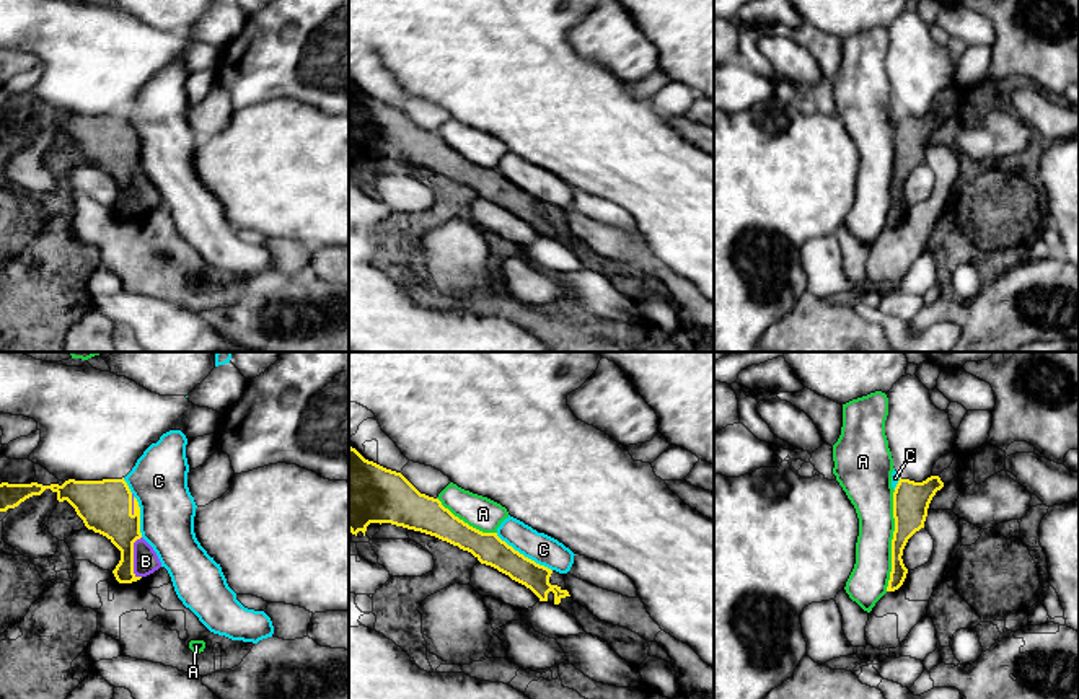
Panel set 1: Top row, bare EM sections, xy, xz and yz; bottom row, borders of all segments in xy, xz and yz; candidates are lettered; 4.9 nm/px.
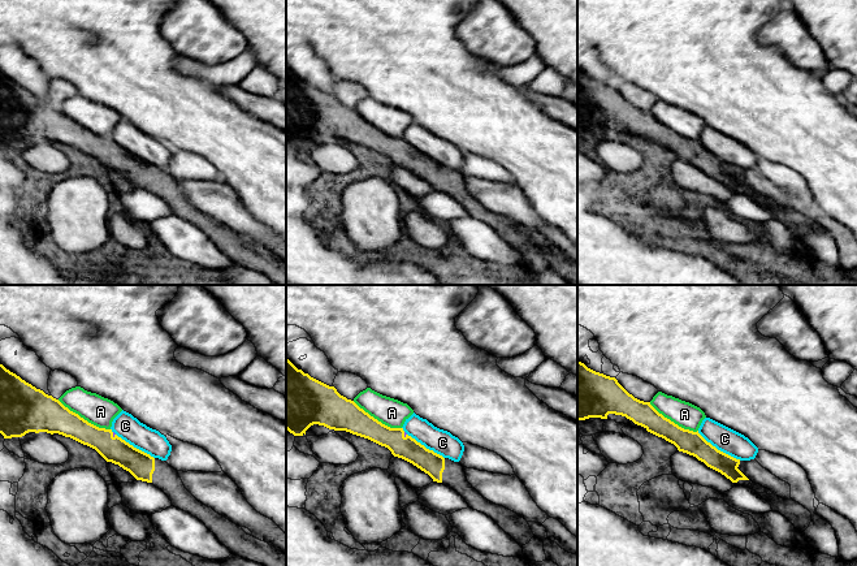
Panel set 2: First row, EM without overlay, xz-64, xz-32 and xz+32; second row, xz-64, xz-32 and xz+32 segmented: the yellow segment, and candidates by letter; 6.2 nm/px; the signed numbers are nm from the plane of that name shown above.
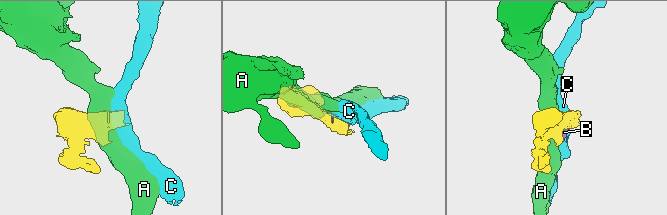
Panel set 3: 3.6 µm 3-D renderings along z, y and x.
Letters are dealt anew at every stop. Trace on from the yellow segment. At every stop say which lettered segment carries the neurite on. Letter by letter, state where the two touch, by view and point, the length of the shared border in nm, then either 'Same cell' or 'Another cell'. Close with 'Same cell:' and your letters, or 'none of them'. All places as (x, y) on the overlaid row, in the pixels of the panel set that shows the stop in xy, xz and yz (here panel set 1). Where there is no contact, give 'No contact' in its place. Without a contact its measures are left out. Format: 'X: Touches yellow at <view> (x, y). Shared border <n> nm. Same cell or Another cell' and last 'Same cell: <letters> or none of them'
A: Touches yellow at yz (892, 541). Shared border 500 nm. Another cell
B: Touches yellow at xy (132, 558). Shared border 200 nm. Same cell
C: Touches yellow at xz (522, 554). Shared border 340 nm. Another cell
Same cell: B

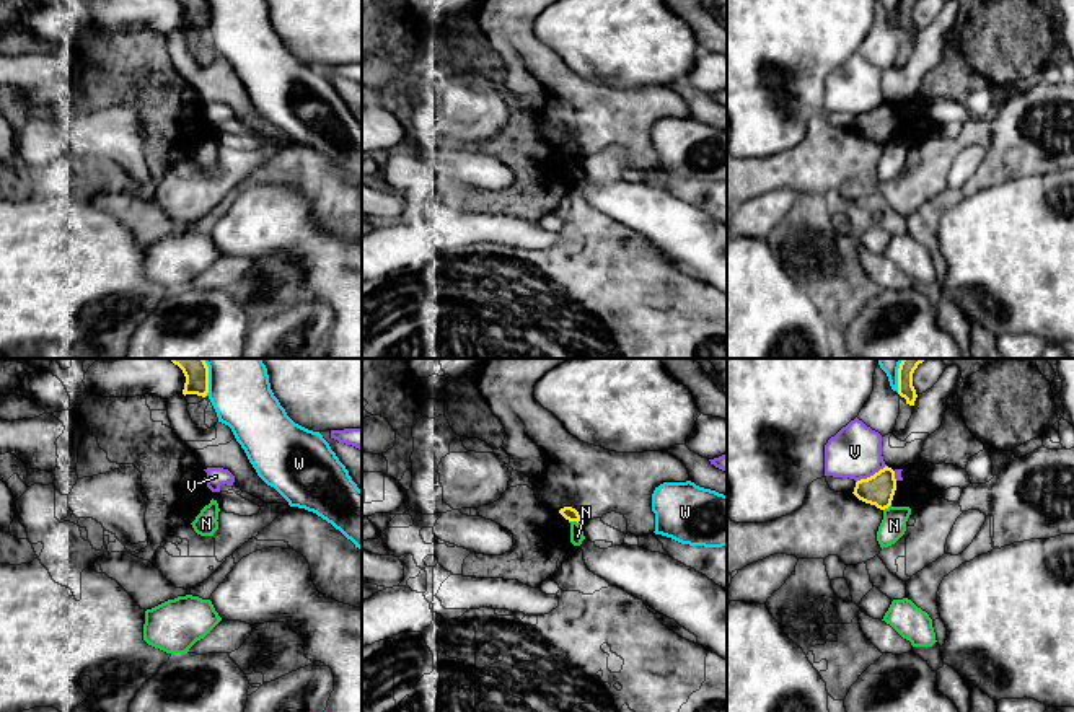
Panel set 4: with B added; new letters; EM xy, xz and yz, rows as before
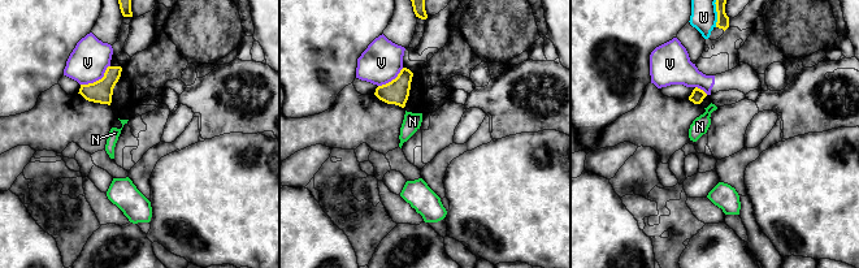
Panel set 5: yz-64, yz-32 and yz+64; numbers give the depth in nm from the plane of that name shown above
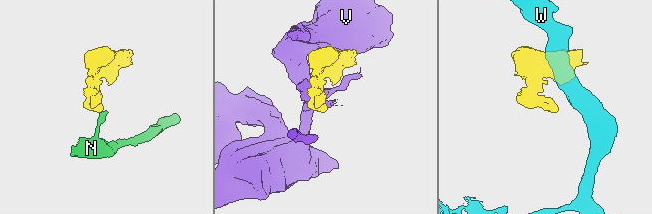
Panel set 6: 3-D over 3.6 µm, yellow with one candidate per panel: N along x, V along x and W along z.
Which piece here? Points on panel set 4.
N: Touches yellow at xz (574, 520). Shared border 50 nm. Another cell
V: Touches yellow at yz (871, 476). Shared border 180 nm. Another cell
W: Touches yellow at xy (207, 377). Shared border 190 nm. Another cell
Same cell: none of them

